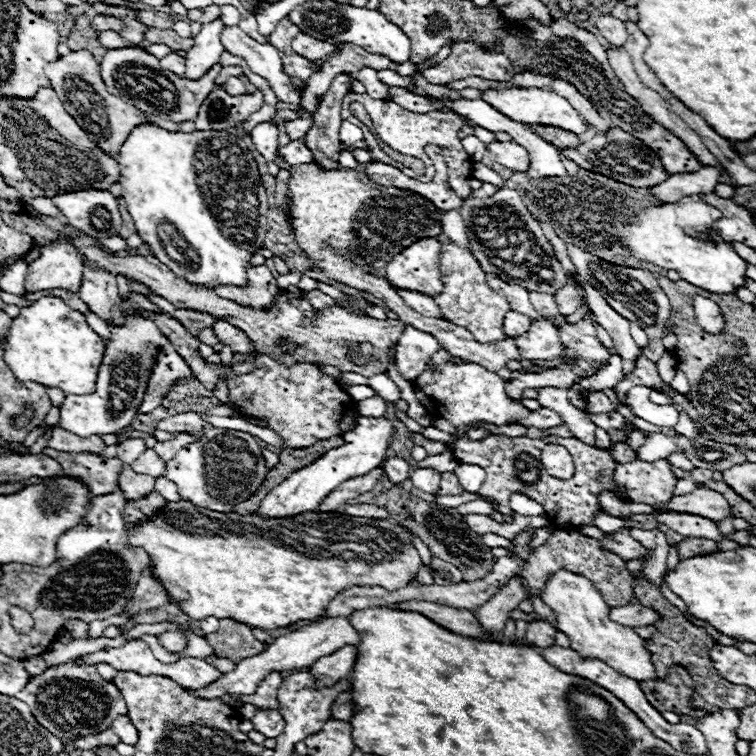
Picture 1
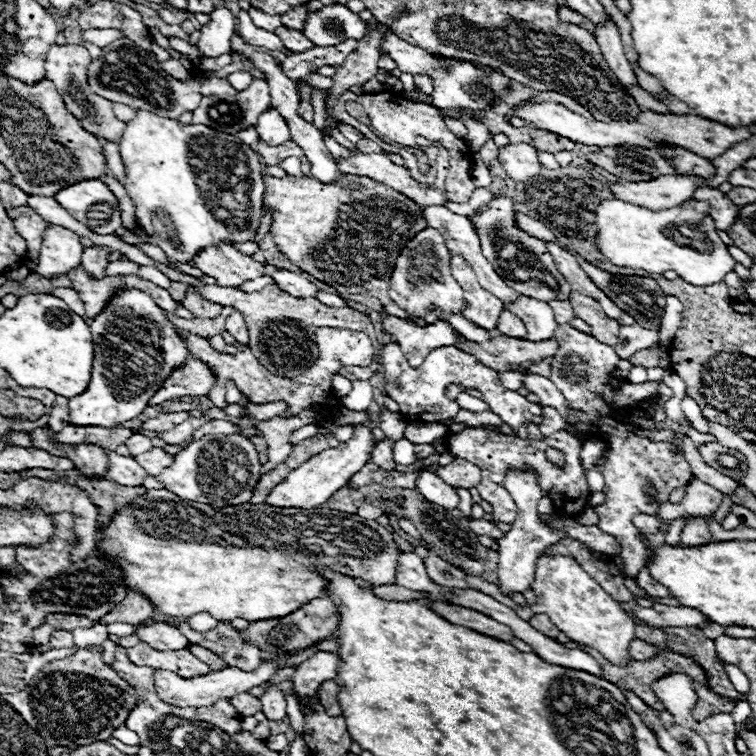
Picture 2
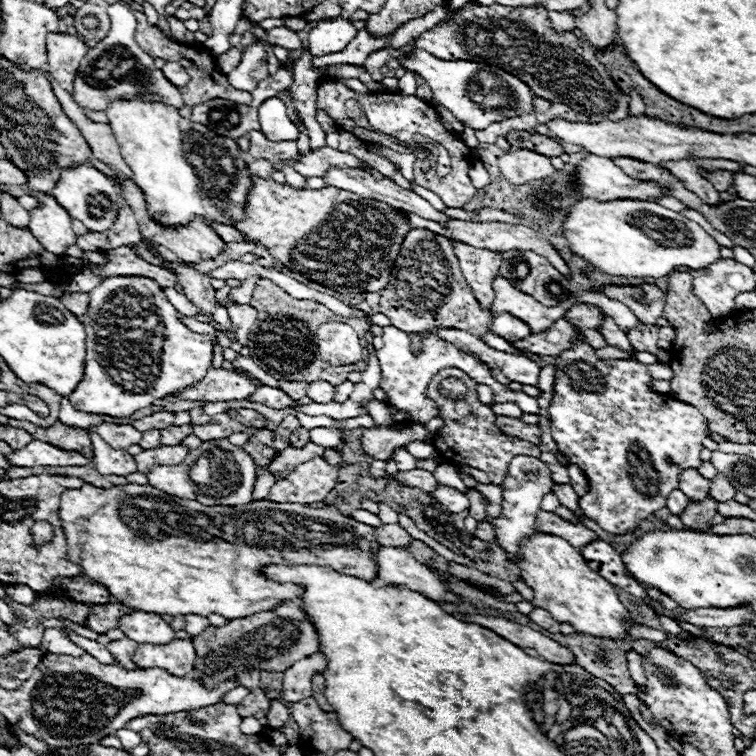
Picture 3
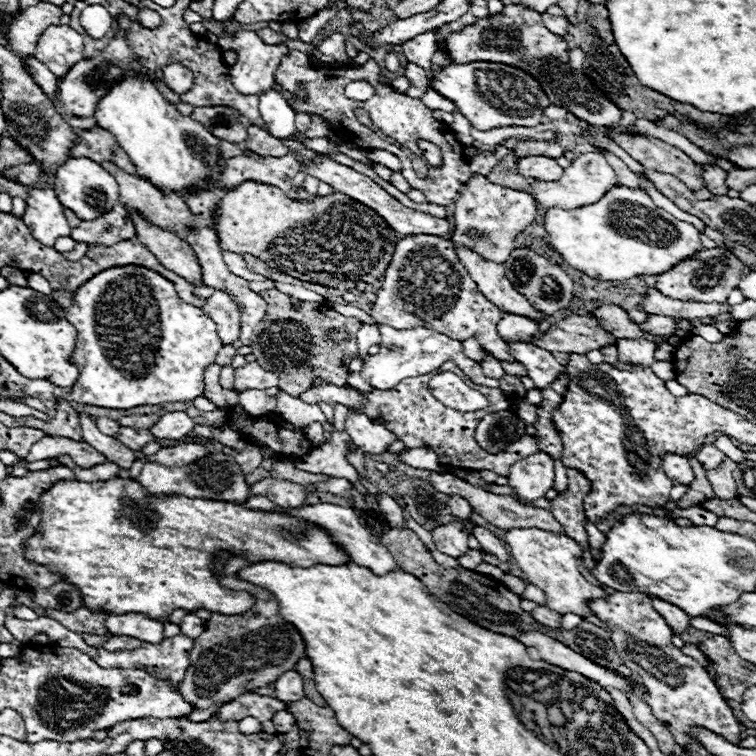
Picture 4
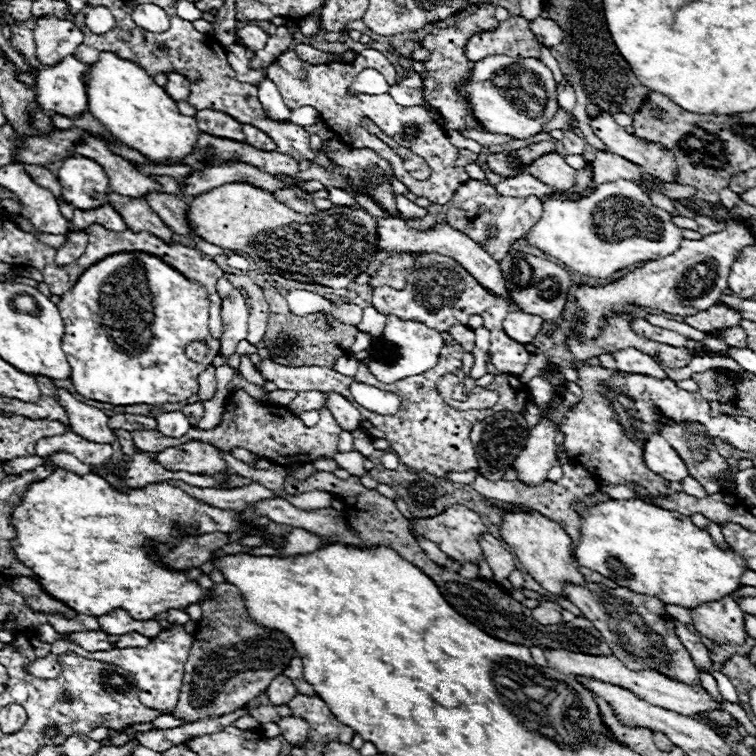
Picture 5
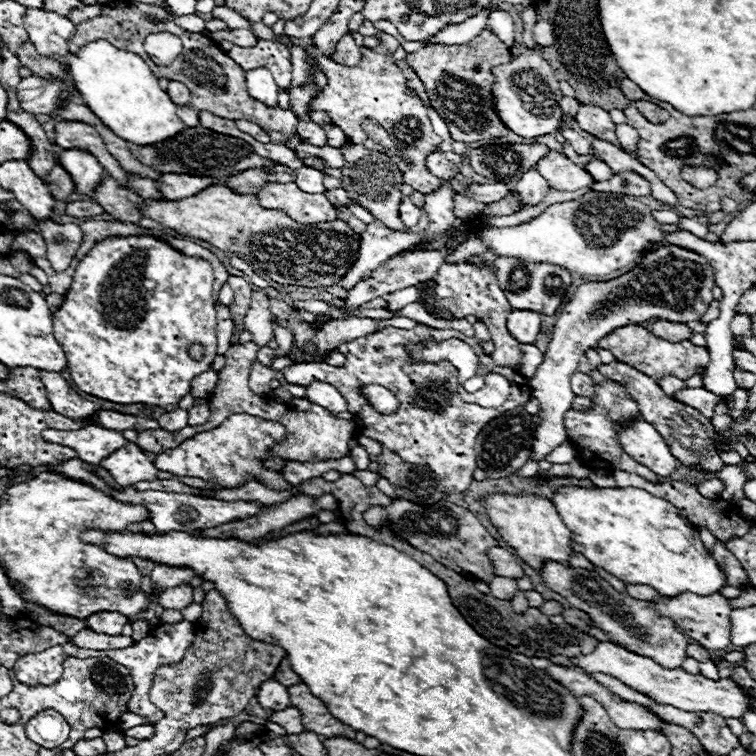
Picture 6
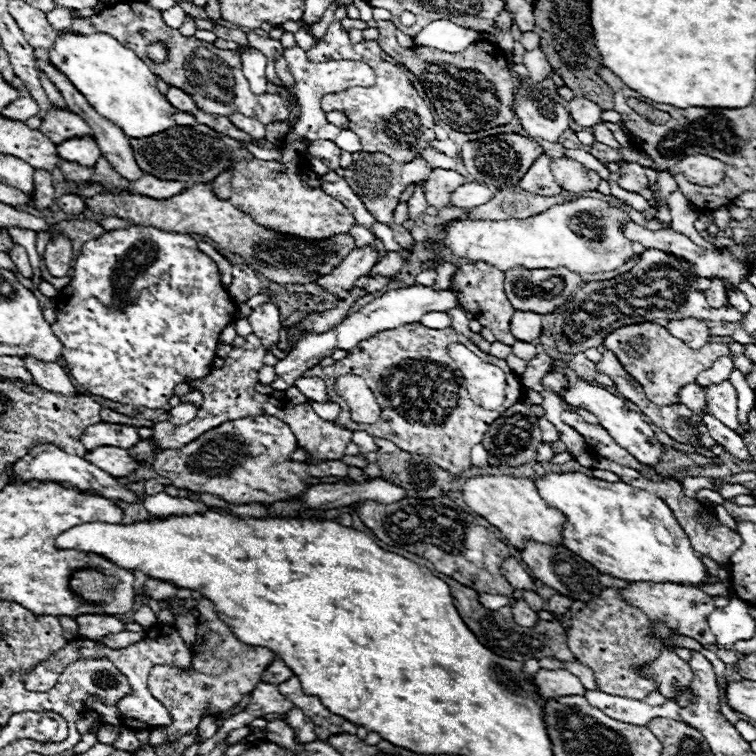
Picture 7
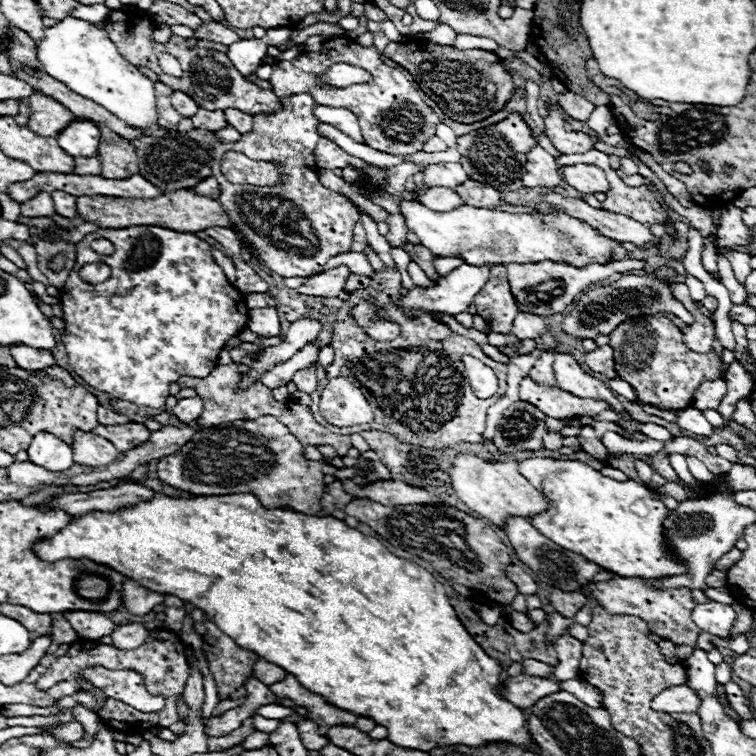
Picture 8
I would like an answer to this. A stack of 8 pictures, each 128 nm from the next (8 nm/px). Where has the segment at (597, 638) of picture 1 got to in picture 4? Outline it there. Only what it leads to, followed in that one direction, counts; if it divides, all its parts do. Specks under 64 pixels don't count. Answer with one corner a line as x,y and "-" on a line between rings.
512,528
506,532
506,542
518,568
524,572
524,578
546,594
546,606
550,606
550,610
554,612
594,616
588,602
606,598
612,592
606,586
594,586
580,574
578,566
582,564
584,550
578,542
574,542
568,536
558,536
554,532
546,532
540,528

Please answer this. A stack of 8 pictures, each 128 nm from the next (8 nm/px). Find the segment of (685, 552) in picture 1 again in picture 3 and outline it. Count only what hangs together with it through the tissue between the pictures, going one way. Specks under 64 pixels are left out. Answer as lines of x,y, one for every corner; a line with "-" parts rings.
706,498
700,504
688,504
688,508
684,510
684,514
680,516
684,522
684,528
690,528
694,532
708,532
710,530
710,522
714,518
718,502
714,498

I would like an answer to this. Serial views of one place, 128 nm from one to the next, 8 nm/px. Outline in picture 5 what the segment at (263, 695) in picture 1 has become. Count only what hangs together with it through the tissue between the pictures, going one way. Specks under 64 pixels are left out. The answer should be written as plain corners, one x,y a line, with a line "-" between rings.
296,716
280,718
278,726
280,726
280,732
282,732
284,740
294,744
294,746
308,740
308,724
302,722
302,718
296,718

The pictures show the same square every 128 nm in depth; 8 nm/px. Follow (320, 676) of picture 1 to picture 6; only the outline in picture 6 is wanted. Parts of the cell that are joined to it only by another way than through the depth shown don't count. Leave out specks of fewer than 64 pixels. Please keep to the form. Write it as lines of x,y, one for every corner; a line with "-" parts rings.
268,680
260,686
258,694
256,694
258,702
264,708
270,710
284,710
290,706
290,696
288,696
288,688
284,684
280,684
278,680

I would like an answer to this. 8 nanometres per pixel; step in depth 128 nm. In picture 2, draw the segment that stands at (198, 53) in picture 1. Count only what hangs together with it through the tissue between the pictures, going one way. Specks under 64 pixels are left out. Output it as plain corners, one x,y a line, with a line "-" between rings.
216,8
210,22
200,30
198,50
202,58
218,58
230,52
230,38
236,32
236,16
228,8

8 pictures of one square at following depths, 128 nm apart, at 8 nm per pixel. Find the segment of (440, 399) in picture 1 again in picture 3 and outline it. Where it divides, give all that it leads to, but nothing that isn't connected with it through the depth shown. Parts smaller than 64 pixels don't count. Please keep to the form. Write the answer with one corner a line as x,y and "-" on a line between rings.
386,326
386,328
384,328
382,340
384,340
384,346
376,352
378,362
380,362
380,370
382,370
380,388
388,394
390,404
396,406
398,410
408,412
414,422
428,424
432,418
436,418
436,416
440,414
440,410
438,410
438,406
434,404
434,400
430,400
430,398
426,396
426,390
428,390
428,382
432,380
432,376
438,374
438,370
442,370
442,368
458,368
458,370
464,370
474,382
490,386
492,392
494,392
492,404
516,402
524,414
538,414
538,412
540,412
536,398
530,398
530,396
526,396
524,392
514,392
514,390
510,390
508,386
496,382
494,376
490,374
490,368
488,368
484,362
480,362
478,358
474,358
474,356
470,356
470,354
458,350
454,344
444,342
444,340
438,338
436,334
428,334
428,338
424,340
422,352
420,352
418,356
414,356
414,354
408,350
408,334
402,332
402,330
398,330
398,328
394,328
394,326

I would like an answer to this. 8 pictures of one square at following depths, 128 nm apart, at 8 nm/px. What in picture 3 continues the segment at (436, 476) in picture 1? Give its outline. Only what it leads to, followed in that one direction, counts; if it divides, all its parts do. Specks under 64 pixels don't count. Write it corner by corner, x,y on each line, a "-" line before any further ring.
436,486
430,494
434,498
438,498
438,502
442,502
450,512
464,512
470,508
468,496
450,488
450,486

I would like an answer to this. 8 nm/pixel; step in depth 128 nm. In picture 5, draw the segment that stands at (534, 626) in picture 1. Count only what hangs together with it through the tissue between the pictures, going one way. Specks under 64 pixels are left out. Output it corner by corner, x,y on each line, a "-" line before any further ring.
540,602
538,608
532,610
534,618
538,618
538,622
542,622
544,626
554,624
554,622
562,622
562,608
554,602

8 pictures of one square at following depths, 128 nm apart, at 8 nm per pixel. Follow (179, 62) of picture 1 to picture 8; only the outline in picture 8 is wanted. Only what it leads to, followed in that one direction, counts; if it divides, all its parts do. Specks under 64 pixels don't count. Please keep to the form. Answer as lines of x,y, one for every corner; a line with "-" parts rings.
172,92
172,96
170,96
170,100
172,100
172,106
182,114
182,116
194,116
196,112
198,112
198,104
188,96
188,94
184,94
184,92

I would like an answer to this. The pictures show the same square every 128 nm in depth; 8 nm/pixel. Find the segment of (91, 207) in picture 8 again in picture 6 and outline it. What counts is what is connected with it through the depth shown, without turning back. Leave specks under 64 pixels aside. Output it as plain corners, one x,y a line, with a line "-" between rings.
208,186
184,200
144,202
144,212
146,218
166,228
242,256
274,282
290,286
338,284
356,262
360,248
360,234
344,220
336,218
334,222
318,222
318,226
302,226
282,210
262,208
256,194
238,194
228,186

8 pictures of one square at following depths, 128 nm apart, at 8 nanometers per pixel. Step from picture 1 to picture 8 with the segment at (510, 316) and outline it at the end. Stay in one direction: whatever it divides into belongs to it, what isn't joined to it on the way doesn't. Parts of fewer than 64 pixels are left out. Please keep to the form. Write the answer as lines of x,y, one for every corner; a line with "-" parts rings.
518,312
518,316
514,318
514,326
512,326
512,334
520,340
536,340
546,332
546,322
544,316
536,316
530,312

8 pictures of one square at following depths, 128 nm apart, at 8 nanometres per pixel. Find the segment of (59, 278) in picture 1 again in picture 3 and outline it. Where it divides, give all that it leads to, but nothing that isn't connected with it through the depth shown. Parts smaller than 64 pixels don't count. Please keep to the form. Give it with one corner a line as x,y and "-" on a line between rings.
48,194
40,196
42,208
30,212
30,232
38,238
46,252
64,256
70,244
76,244
72,230
72,218
68,212

